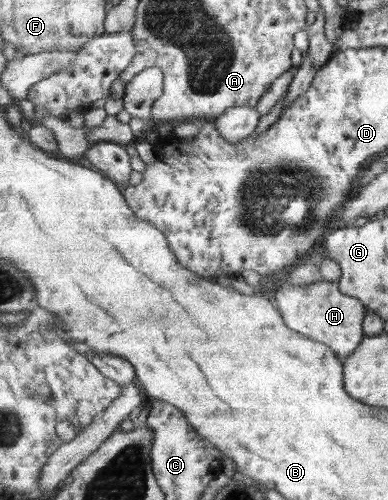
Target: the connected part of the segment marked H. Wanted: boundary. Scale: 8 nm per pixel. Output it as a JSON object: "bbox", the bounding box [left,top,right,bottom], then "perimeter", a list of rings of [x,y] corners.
{"bbox":[275,281,368,358],"perimeter":[[[322,281],[316,284],[293,286],[279,284],[275,287],[275,298],[288,327],[330,346],[341,358],[353,354],[367,336],[364,333],[364,318],[368,308],[364,302],[342,293],[337,281]]]}

